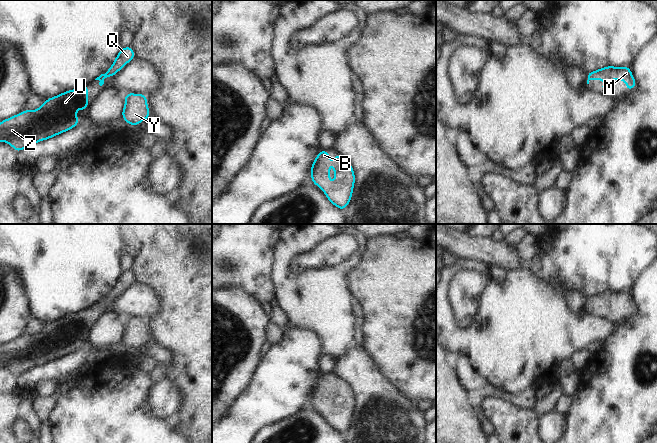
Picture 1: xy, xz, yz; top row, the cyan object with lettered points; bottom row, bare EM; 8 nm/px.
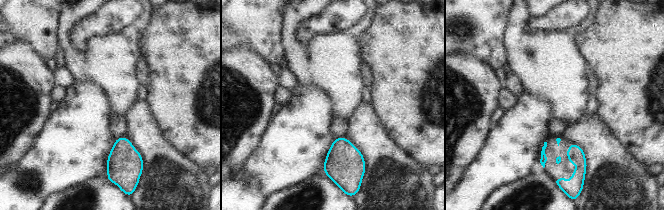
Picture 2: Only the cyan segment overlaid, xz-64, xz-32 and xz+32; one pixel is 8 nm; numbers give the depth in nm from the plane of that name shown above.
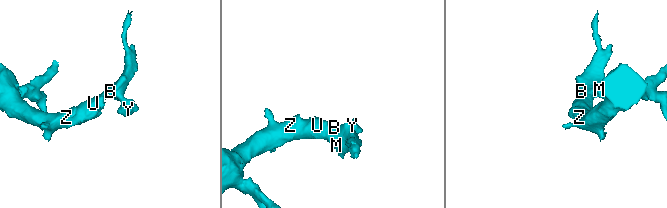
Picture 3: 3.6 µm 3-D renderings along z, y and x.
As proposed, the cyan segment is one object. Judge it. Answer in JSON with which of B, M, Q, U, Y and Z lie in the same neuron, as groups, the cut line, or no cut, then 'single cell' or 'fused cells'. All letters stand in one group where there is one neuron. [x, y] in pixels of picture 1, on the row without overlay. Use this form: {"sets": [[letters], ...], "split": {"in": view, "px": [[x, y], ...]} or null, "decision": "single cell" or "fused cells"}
{"sets": [["B", "M", "Q", "U", "Y", "Z"]], "split": null, "decision": "single cell"}

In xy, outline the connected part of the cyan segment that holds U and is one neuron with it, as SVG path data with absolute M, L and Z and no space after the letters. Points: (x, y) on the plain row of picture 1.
M88 308L45 324L38 334L24 334L3 344L0 346L0 365L10 367L12 372L19 376L27 370L74 352L80 346L76 341L78 332L81 334L88 332Z

